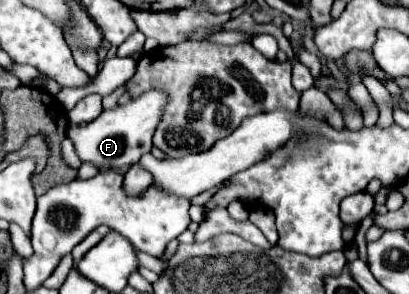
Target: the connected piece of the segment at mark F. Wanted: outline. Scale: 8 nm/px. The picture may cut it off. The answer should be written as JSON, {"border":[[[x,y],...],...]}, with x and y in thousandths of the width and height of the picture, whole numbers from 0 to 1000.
{"border":[[[367,306],[337,333],[313,340],[308,354],[284,361],[279,374],[249,381],[235,408],[215,422],[166,415],[161,463],[176,476],[186,524],[200,551],[230,558],[240,578],[289,578],[298,565],[323,565],[337,551],[347,524],[372,503],[372,456],[396,401],[396,374],[406,361],[406,320],[391,306]]]}

